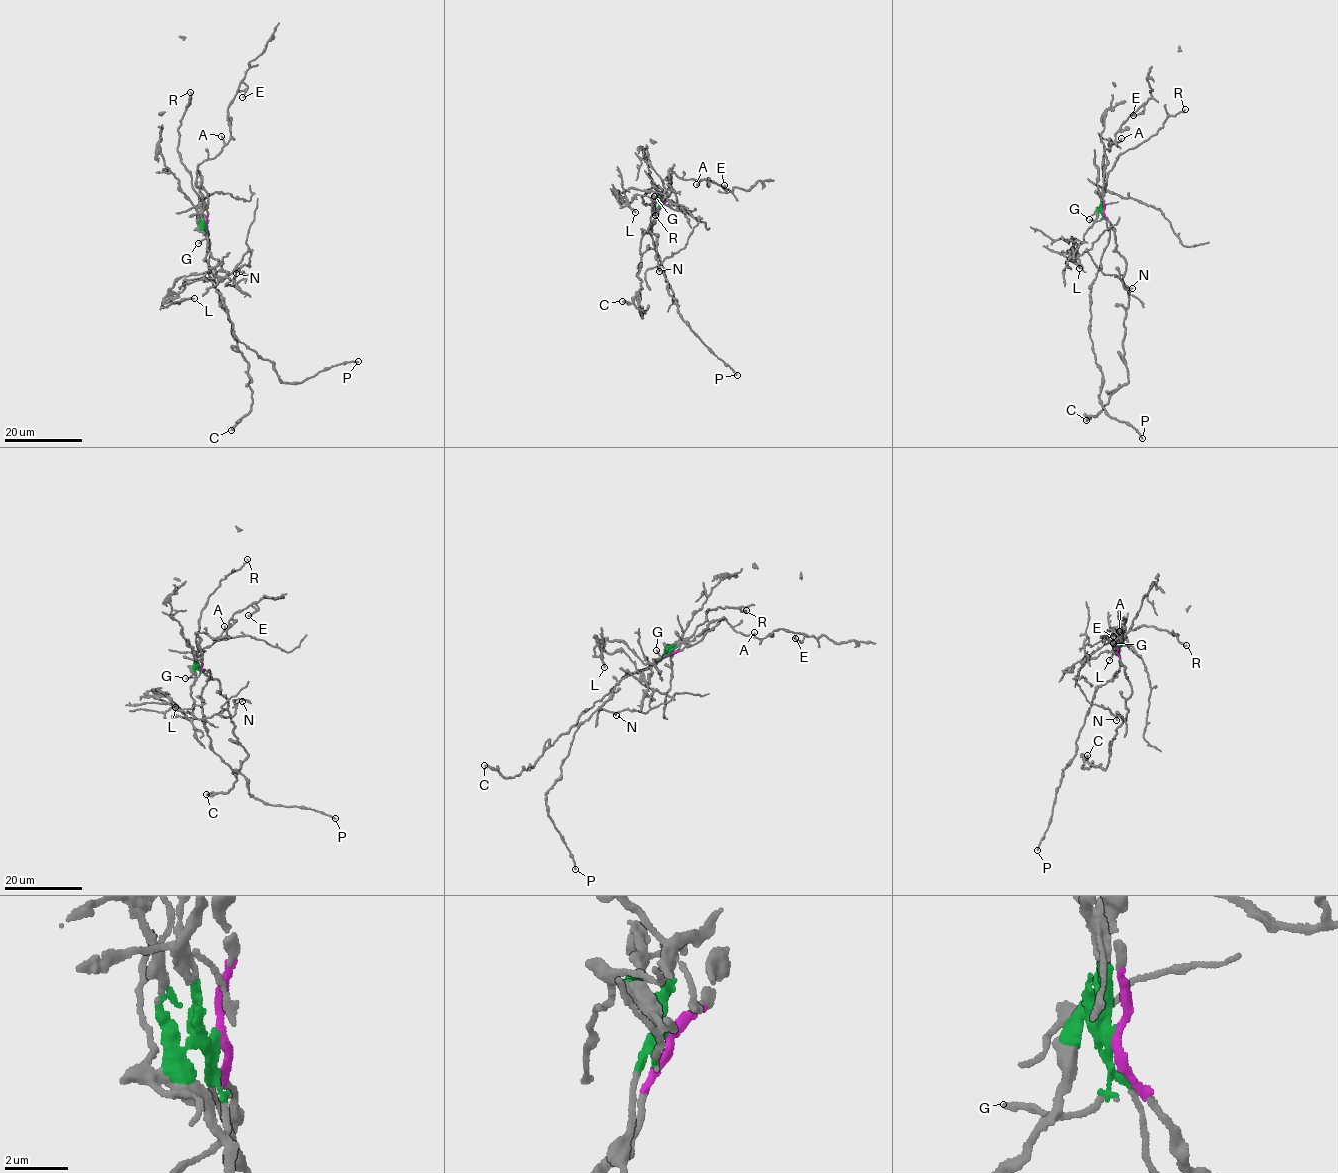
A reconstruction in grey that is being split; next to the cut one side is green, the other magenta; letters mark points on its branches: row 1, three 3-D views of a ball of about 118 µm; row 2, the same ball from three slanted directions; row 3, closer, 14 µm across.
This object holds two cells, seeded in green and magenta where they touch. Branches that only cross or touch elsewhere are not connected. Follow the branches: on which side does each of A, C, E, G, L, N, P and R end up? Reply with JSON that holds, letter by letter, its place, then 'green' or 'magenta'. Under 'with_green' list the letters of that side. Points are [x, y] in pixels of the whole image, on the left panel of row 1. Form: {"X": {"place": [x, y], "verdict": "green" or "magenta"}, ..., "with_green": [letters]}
{"A": {"place": [221, 136], "verdict": "magenta"}, "C": {"place": [231, 430], "verdict": "magenta"}, "E": {"place": [242, 97], "verdict": "magenta"}, "G": {"place": [198, 243], "verdict": "green"}, "L": {"place": [194, 298], "verdict": "green"}, "N": {"place": [236, 273], "verdict": "green"}, "P": {"place": [358, 361], "verdict": "green"}, "R": {"place": [190, 92], "verdict": "green"}, "with_green": ["G", "L", "N", "P", "R"]}

